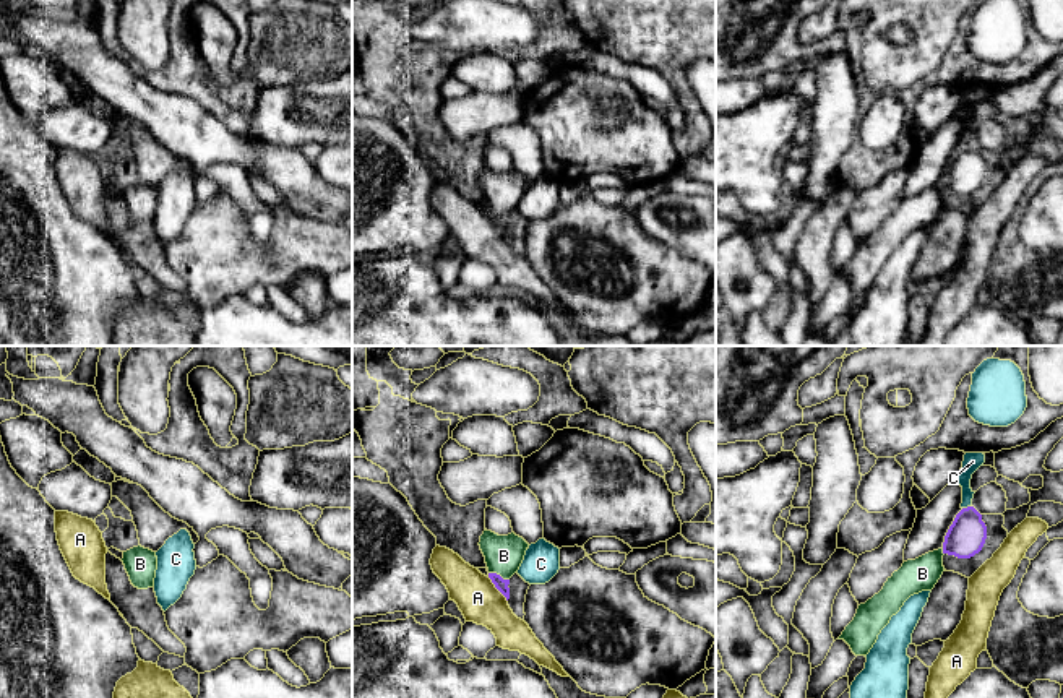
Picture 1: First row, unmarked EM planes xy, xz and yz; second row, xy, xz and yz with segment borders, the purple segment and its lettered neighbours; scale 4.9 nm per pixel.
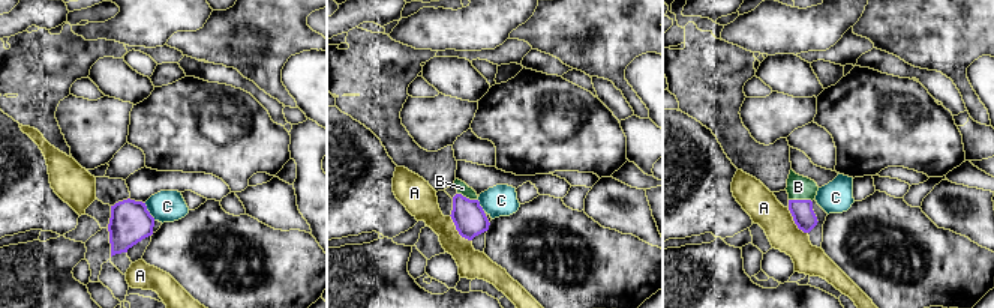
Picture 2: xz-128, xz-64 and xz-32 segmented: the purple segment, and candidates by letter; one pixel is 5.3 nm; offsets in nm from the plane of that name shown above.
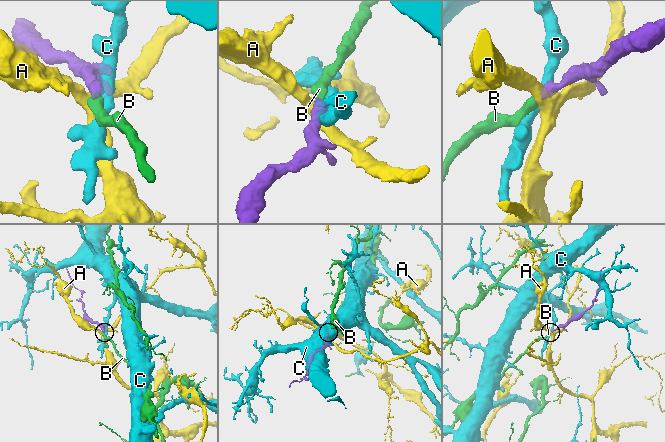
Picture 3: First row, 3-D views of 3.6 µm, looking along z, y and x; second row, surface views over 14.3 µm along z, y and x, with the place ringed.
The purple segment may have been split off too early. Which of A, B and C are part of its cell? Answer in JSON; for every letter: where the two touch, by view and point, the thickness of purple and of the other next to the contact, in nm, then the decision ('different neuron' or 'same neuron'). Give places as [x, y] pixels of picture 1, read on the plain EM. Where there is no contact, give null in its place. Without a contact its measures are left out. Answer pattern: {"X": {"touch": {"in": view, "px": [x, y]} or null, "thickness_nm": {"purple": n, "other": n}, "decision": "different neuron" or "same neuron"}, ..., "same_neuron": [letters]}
{"A": {"touch": {"in": "xz", "px": [497, 224]}, "thickness_nm": {"purple": 60, "other": 200}, "decision": "different neuron"}, "B": {"touch": {"in": "xz", "px": [499, 211]}, "thickness_nm": {"purple": 60, "other": 190}, "decision": "same neuron"}, "C": {"touch": {"in": "yz", "px": [968, 143]}, "thickness_nm": {"purple": 190, "other": 90}, "decision": "different neuron"}, "same_neuron": ["B"]}

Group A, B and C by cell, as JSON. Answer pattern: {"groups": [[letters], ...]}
{"groups": [["A"], ["B"], ["C"]]}

